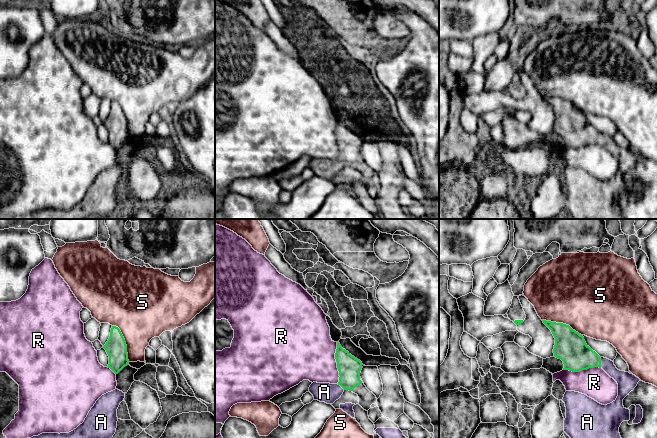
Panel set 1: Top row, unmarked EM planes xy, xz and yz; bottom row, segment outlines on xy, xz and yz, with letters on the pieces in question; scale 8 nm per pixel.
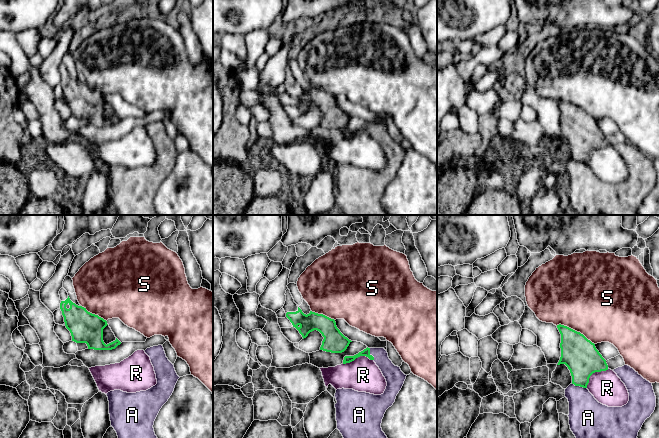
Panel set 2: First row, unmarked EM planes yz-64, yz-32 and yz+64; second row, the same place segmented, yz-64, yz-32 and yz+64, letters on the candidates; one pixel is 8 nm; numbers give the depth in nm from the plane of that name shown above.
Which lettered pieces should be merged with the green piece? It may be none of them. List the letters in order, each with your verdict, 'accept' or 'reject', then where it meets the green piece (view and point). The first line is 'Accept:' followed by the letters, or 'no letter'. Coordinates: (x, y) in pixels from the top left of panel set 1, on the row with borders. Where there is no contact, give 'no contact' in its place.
Accept: A
A: accept; meets green in yz at (600, 362)
R: reject; meets green in xz at (337, 363)
S: reject; meets green in xy at (125, 342)

